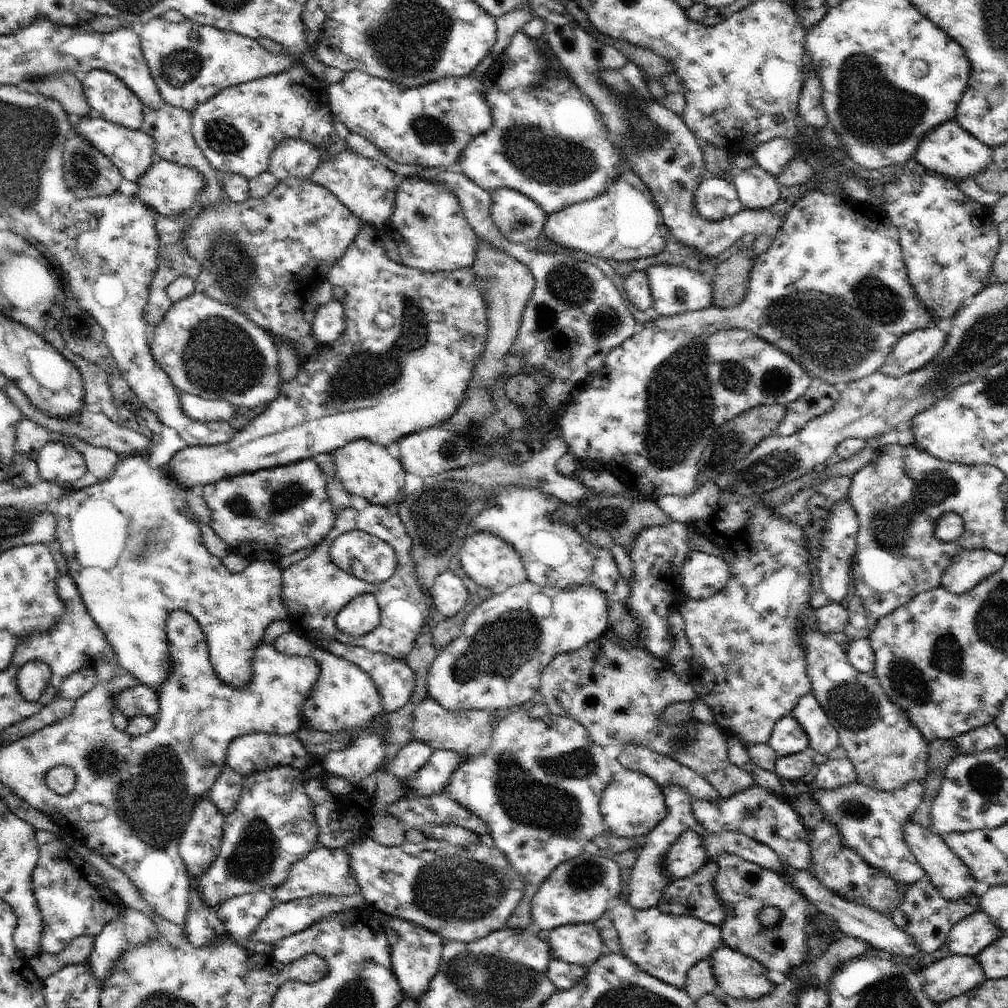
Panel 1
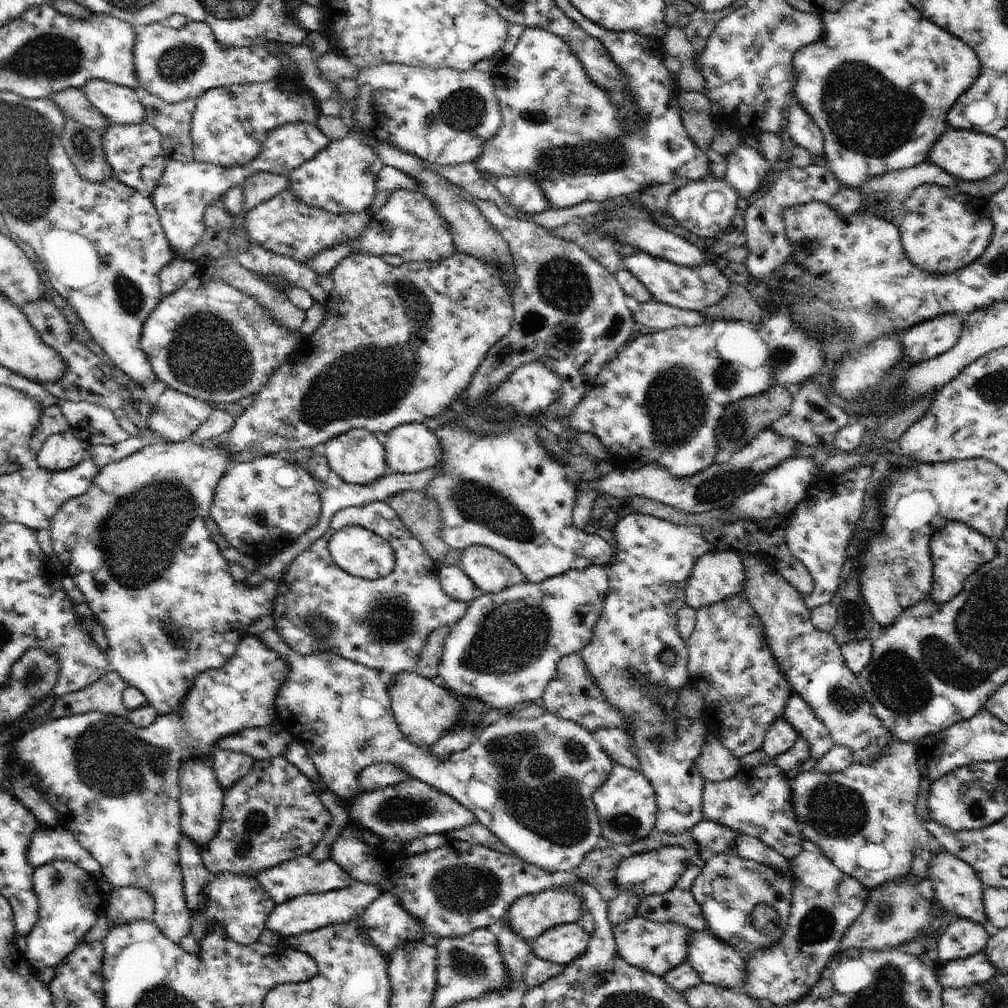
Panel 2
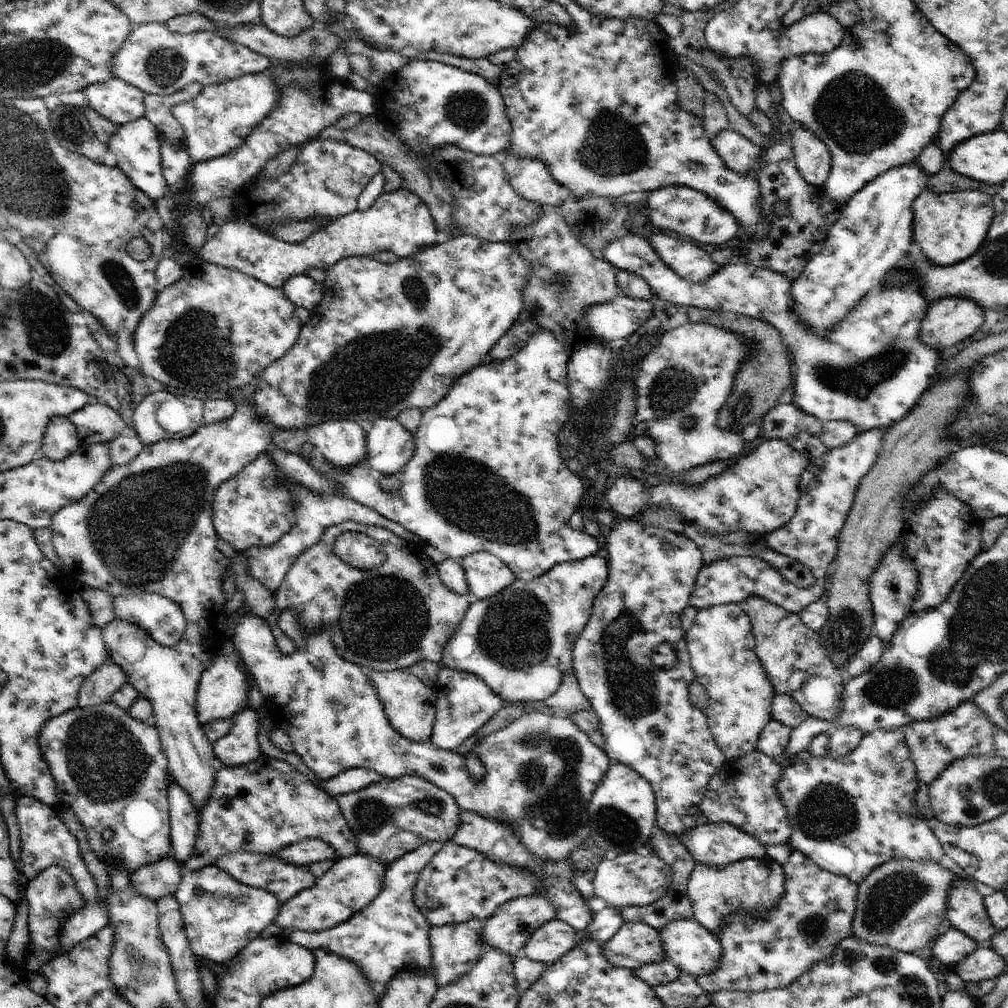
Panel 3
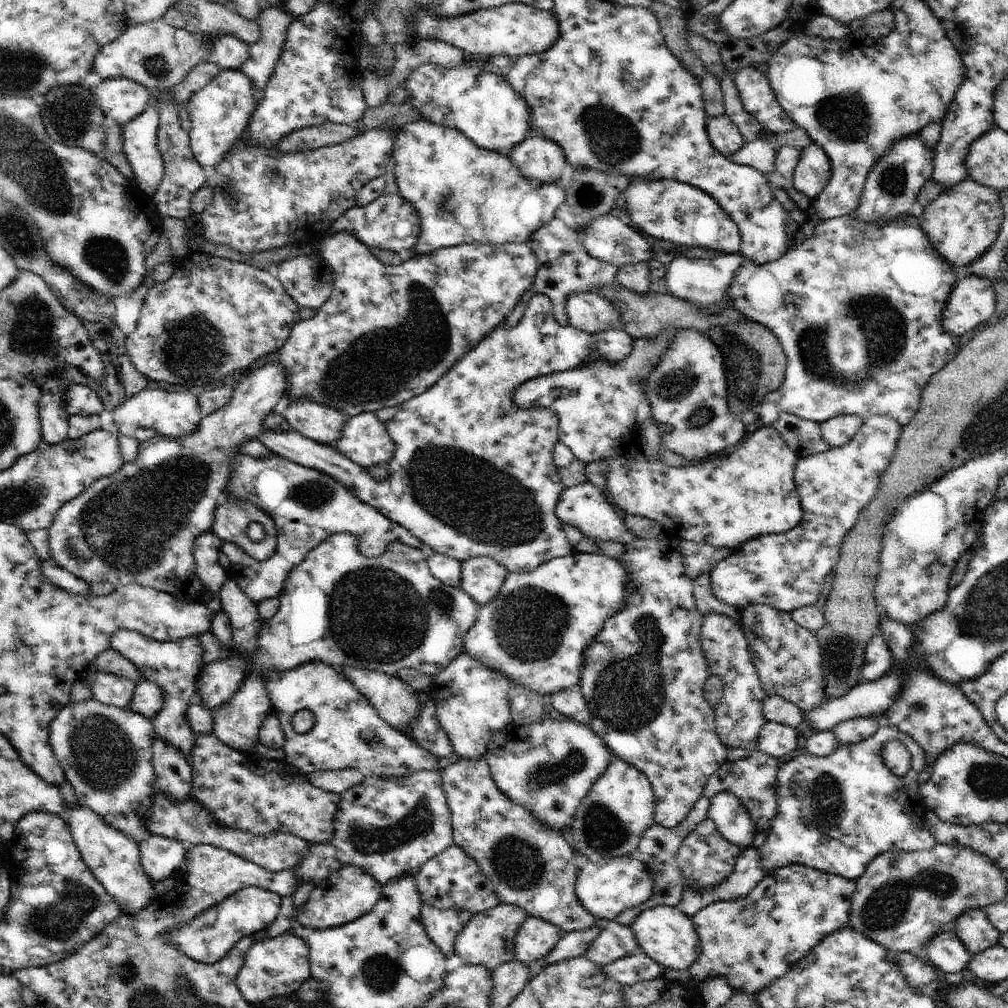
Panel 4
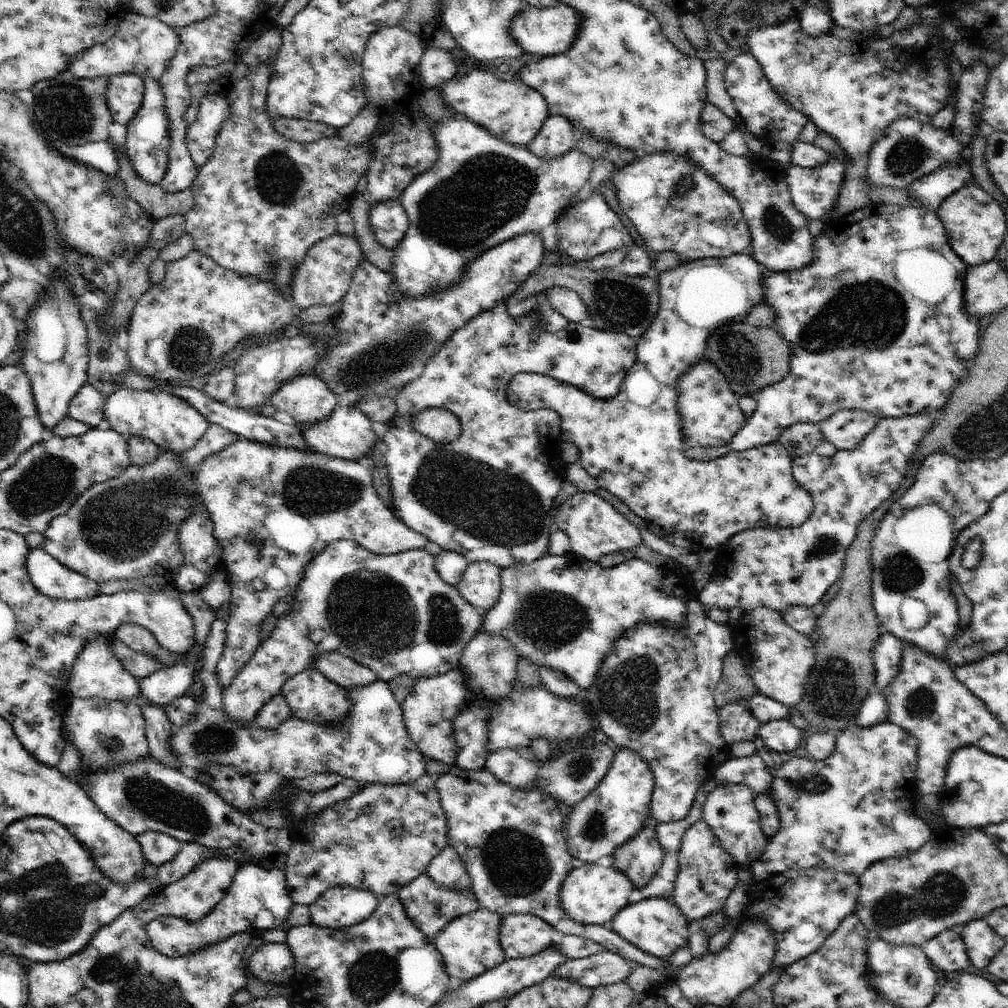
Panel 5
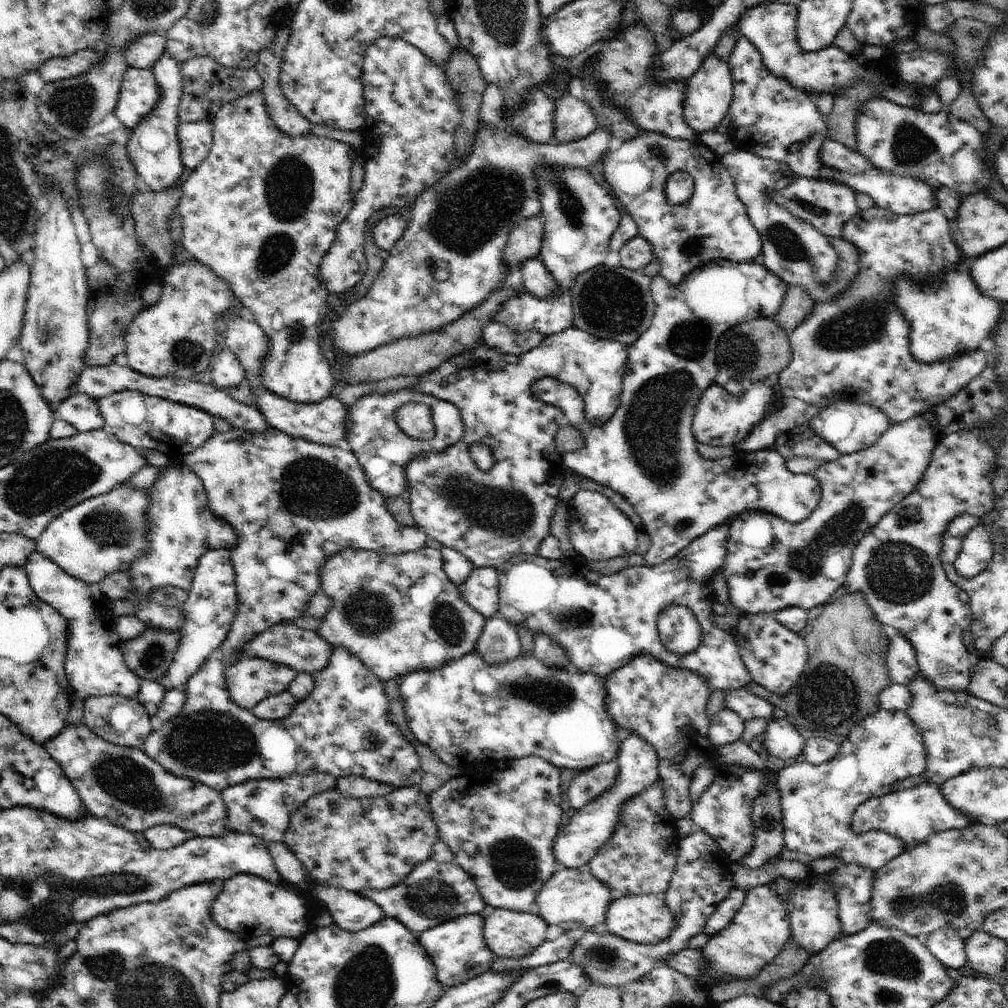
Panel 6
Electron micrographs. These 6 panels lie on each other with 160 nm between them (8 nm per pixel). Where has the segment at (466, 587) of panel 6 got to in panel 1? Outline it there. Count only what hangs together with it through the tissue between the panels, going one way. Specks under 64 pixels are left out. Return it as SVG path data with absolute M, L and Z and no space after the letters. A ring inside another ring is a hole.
M474 531L466 536L458 555L466 576L480 586L494 588L498 584L506 584L511 587L527 580L526 569L519 552L515 550L513 544L507 543L501 536Z

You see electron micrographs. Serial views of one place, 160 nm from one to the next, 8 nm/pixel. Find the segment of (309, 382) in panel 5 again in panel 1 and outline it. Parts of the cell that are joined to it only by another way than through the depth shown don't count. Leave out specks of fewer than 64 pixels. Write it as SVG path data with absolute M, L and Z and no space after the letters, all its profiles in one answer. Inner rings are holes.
M358 439L338 449L332 455L335 458L336 476L349 493L364 497L372 505L383 507L390 506L395 500L400 499L407 470L403 468L399 460L388 453L386 447L366 439Z

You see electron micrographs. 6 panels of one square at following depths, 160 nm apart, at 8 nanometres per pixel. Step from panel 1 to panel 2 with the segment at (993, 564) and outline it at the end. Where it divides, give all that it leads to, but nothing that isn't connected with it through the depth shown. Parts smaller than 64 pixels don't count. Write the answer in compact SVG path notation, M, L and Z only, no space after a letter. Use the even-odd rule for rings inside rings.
M947 521L946 526L933 534L930 543L933 560L933 589L929 594L936 602L952 600L962 589L966 579L997 553L996 543L962 521Z

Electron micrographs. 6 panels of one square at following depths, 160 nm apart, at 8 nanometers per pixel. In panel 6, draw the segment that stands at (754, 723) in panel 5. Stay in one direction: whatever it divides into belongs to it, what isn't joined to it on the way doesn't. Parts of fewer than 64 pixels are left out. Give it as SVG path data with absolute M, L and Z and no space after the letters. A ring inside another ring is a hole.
M725 706L711 718L708 727L709 739L719 749L740 740L743 730L743 718Z

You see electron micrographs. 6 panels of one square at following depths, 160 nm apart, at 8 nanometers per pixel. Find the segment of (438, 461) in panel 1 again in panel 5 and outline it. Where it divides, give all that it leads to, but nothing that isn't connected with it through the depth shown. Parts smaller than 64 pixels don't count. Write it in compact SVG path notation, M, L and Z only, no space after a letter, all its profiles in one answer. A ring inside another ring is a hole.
M338 406L326 416L326 420L318 420L318 424L299 424L296 428L302 432L304 442L310 446L312 451L323 453L330 457L336 456L345 460L360 460L362 456L368 457L375 448L382 443L382 437L379 435L379 428L376 424L370 422L368 418L356 407Z

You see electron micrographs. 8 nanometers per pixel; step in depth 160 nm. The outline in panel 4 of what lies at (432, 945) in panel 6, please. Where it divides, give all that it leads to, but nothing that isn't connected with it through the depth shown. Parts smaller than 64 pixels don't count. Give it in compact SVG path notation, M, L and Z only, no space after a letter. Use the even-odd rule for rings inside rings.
M500 903L494 908L488 909L486 912L475 914L470 922L463 928L463 931L457 936L455 940L455 954L465 960L468 965L484 965L490 970L496 970L504 963L510 962L515 958L515 936L518 929L526 922L528 917L527 912L520 907L510 906L506 903Z

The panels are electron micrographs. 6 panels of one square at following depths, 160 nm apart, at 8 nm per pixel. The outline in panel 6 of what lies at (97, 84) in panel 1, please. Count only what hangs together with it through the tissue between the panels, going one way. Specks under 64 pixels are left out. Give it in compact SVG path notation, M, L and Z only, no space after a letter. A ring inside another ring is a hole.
M128 67L123 74L114 113L124 127L133 130L153 111L160 95L152 69Z

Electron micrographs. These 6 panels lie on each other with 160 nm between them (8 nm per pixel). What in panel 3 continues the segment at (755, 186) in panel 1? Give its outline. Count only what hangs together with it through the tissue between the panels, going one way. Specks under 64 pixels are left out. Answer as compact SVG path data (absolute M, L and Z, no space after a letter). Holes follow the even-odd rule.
M732 128L719 132L711 143L723 163L740 175L749 173L763 153L761 147Z

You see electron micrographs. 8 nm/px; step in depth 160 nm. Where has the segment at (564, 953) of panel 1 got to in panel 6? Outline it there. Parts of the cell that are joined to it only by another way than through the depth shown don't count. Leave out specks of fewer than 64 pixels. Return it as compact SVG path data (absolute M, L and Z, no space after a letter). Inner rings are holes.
M495 908L490 917L484 919L483 931L486 944L499 957L518 959L528 956L535 948L546 941L547 922L534 911L521 913L506 909Z

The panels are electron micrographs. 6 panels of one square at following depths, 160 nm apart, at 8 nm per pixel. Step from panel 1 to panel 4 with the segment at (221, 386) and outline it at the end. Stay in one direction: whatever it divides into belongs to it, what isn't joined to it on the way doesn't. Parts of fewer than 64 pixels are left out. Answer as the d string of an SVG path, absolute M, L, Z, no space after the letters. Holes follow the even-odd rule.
M202 251L188 252L173 263L175 271L168 280L150 285L136 328L125 338L132 364L149 380L206 386L232 376L234 372L245 372L259 358L280 350L294 325L301 321L298 303L286 292L274 271L264 271Z

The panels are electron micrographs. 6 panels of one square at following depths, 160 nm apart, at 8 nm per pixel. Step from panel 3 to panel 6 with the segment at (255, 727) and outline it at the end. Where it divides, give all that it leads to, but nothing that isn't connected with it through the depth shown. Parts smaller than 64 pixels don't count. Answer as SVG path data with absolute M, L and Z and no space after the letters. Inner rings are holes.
M424 546L418 550L397 555L388 555L384 552L367 551L364 549L347 548L346 550L338 552L337 555L329 556L329 559L325 560L319 577L321 580L320 591L330 598L332 606L322 618L320 627L315 630L318 636L326 640L330 646L344 647L346 650L349 650L383 683L392 679L398 679L416 671L441 669L444 665L452 661L460 660L463 656L475 650L478 637L481 635L487 619L479 612L476 612L474 608L462 598L458 586L455 585L444 572L442 553L440 550L431 547ZM244 657L225 671L225 679L234 704L251 711L265 698L286 691L297 673L285 664Z

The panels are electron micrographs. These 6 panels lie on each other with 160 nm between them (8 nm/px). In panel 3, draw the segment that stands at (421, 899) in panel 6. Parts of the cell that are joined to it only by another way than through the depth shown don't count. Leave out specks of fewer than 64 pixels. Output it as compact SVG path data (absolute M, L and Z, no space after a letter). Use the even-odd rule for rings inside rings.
M472 919L460 924L431 927L429 932L432 953L431 970L438 988L459 981L482 958L483 955L480 952L486 947L481 937L484 925L485 922L480 919Z

